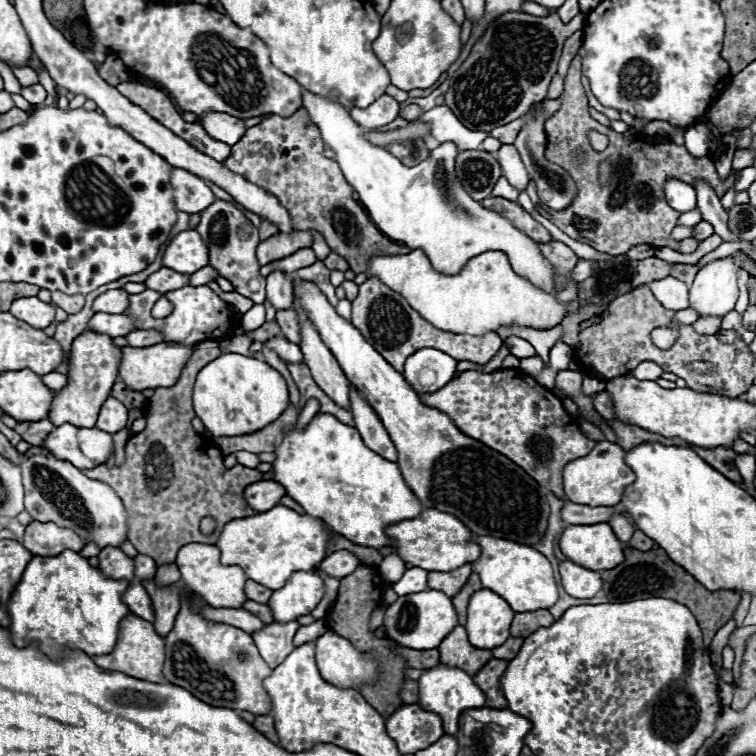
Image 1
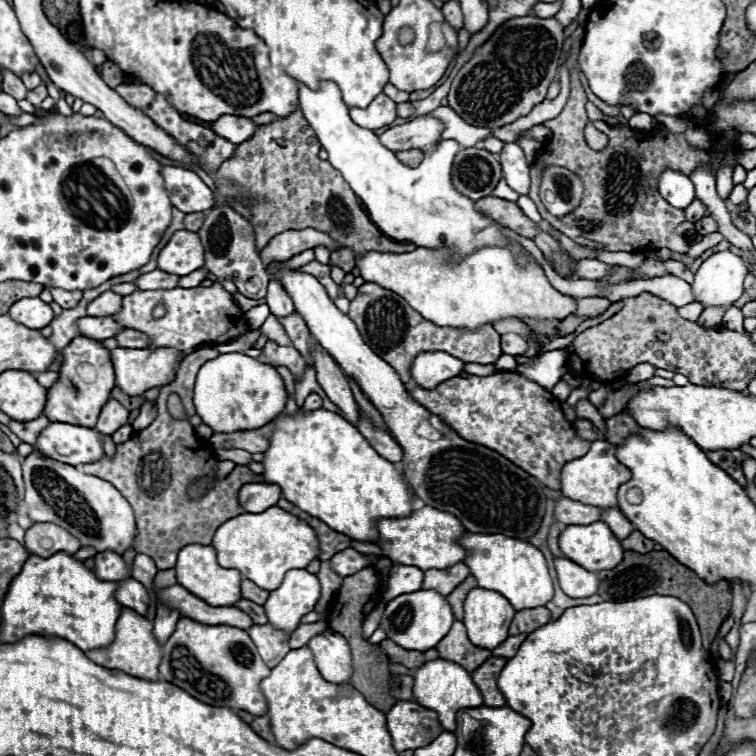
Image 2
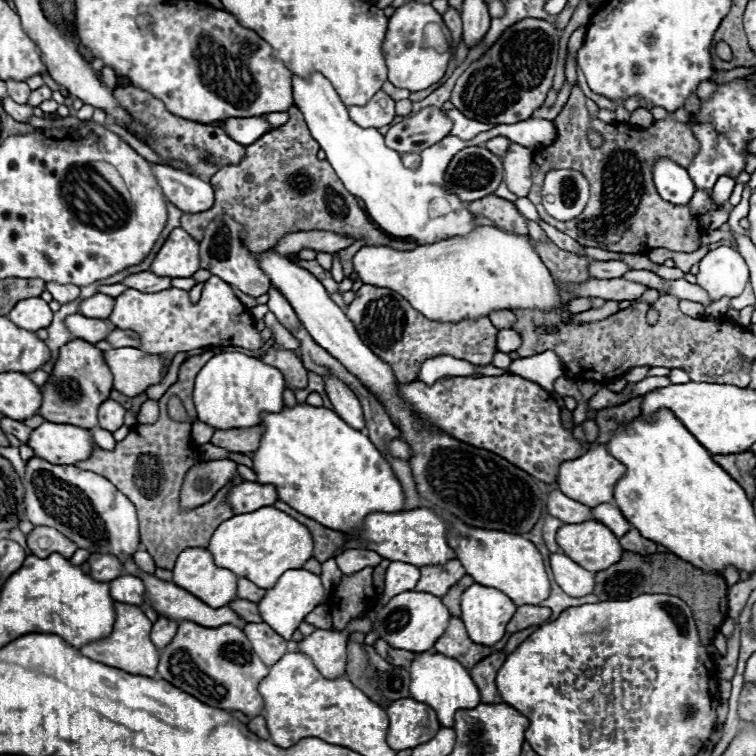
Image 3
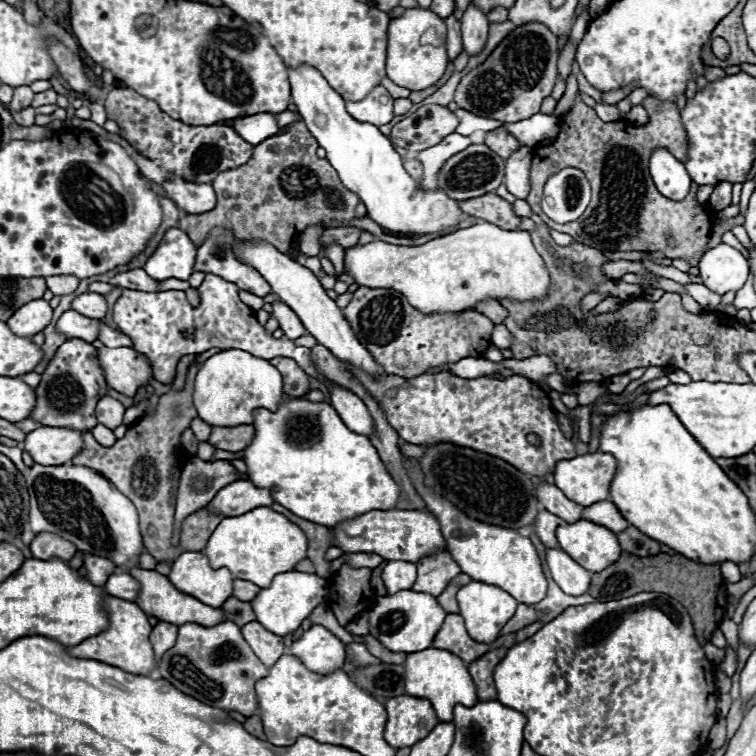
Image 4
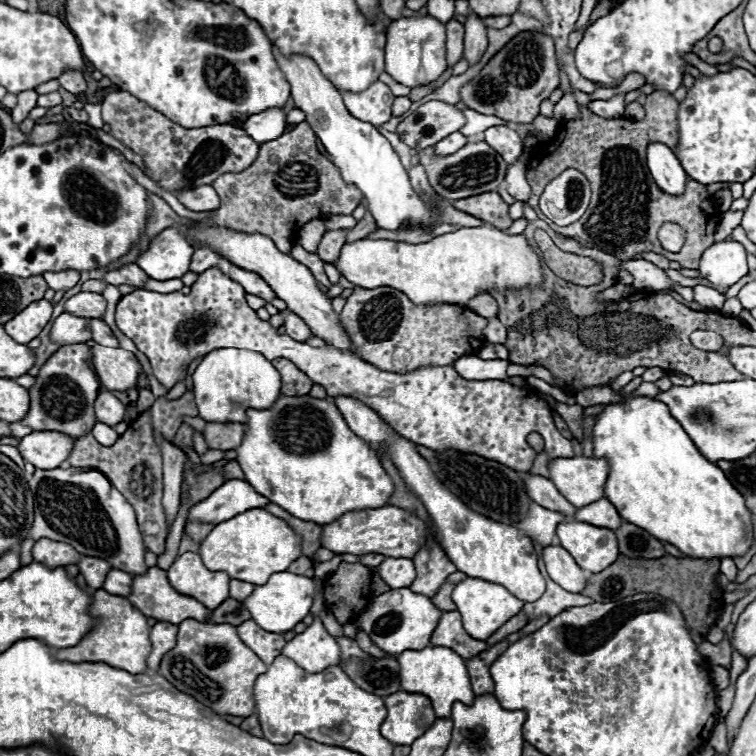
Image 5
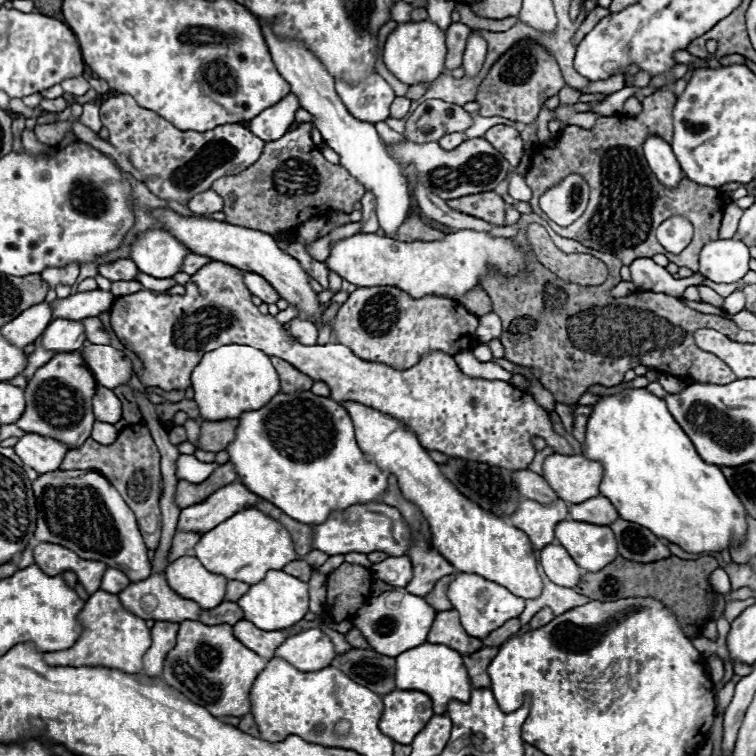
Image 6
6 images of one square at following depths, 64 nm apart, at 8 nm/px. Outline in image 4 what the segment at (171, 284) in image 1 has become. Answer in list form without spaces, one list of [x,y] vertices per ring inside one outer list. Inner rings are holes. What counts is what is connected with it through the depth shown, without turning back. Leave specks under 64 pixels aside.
[[[130,270],[114,276],[110,284],[120,286],[120,288],[132,288],[132,290],[142,290],[142,292],[158,292],[160,290],[160,280],[152,280],[144,270]]]

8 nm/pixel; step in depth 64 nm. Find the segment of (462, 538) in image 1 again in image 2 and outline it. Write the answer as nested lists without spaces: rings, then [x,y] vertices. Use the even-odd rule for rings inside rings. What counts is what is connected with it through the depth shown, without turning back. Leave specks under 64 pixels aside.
[[[424,506],[420,510],[414,510],[406,518],[390,518],[390,520],[378,520],[378,532],[380,540],[376,542],[384,554],[390,560],[396,560],[400,564],[418,566],[422,570],[444,570],[458,562],[464,562],[464,558],[470,554],[466,548],[458,544],[458,540],[464,534],[464,526],[460,520],[448,512],[440,512],[432,506]]]

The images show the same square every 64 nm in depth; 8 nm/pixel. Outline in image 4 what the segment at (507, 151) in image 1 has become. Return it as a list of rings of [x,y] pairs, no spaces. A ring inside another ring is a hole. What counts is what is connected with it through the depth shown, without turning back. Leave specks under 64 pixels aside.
[[[520,146],[510,158],[506,158],[504,184],[516,198],[526,198],[530,192],[530,167],[534,150]]]

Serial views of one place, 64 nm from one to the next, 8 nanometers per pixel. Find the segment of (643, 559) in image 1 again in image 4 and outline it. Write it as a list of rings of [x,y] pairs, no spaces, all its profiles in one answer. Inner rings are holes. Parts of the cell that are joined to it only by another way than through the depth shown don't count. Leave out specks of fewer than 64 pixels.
[[[622,552],[618,562],[614,562],[602,572],[592,574],[592,586],[588,590],[588,594],[592,594],[598,602],[622,600],[622,598],[630,598],[640,592],[660,592],[660,594],[668,594],[684,602],[684,608],[688,608],[688,614],[692,616],[696,638],[702,646],[710,642],[712,632],[720,626],[726,606],[728,606],[726,582],[720,574],[720,566],[718,564],[712,564],[712,566],[698,564],[680,554],[674,554],[674,556],[656,554],[656,556],[642,558],[642,556]]]

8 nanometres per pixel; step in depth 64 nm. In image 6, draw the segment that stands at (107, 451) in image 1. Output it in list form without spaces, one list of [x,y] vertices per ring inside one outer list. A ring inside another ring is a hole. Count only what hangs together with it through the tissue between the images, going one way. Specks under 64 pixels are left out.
[[[24,434],[14,448],[24,466],[34,468],[38,474],[58,470],[68,452],[68,446],[64,442],[40,434]]]

